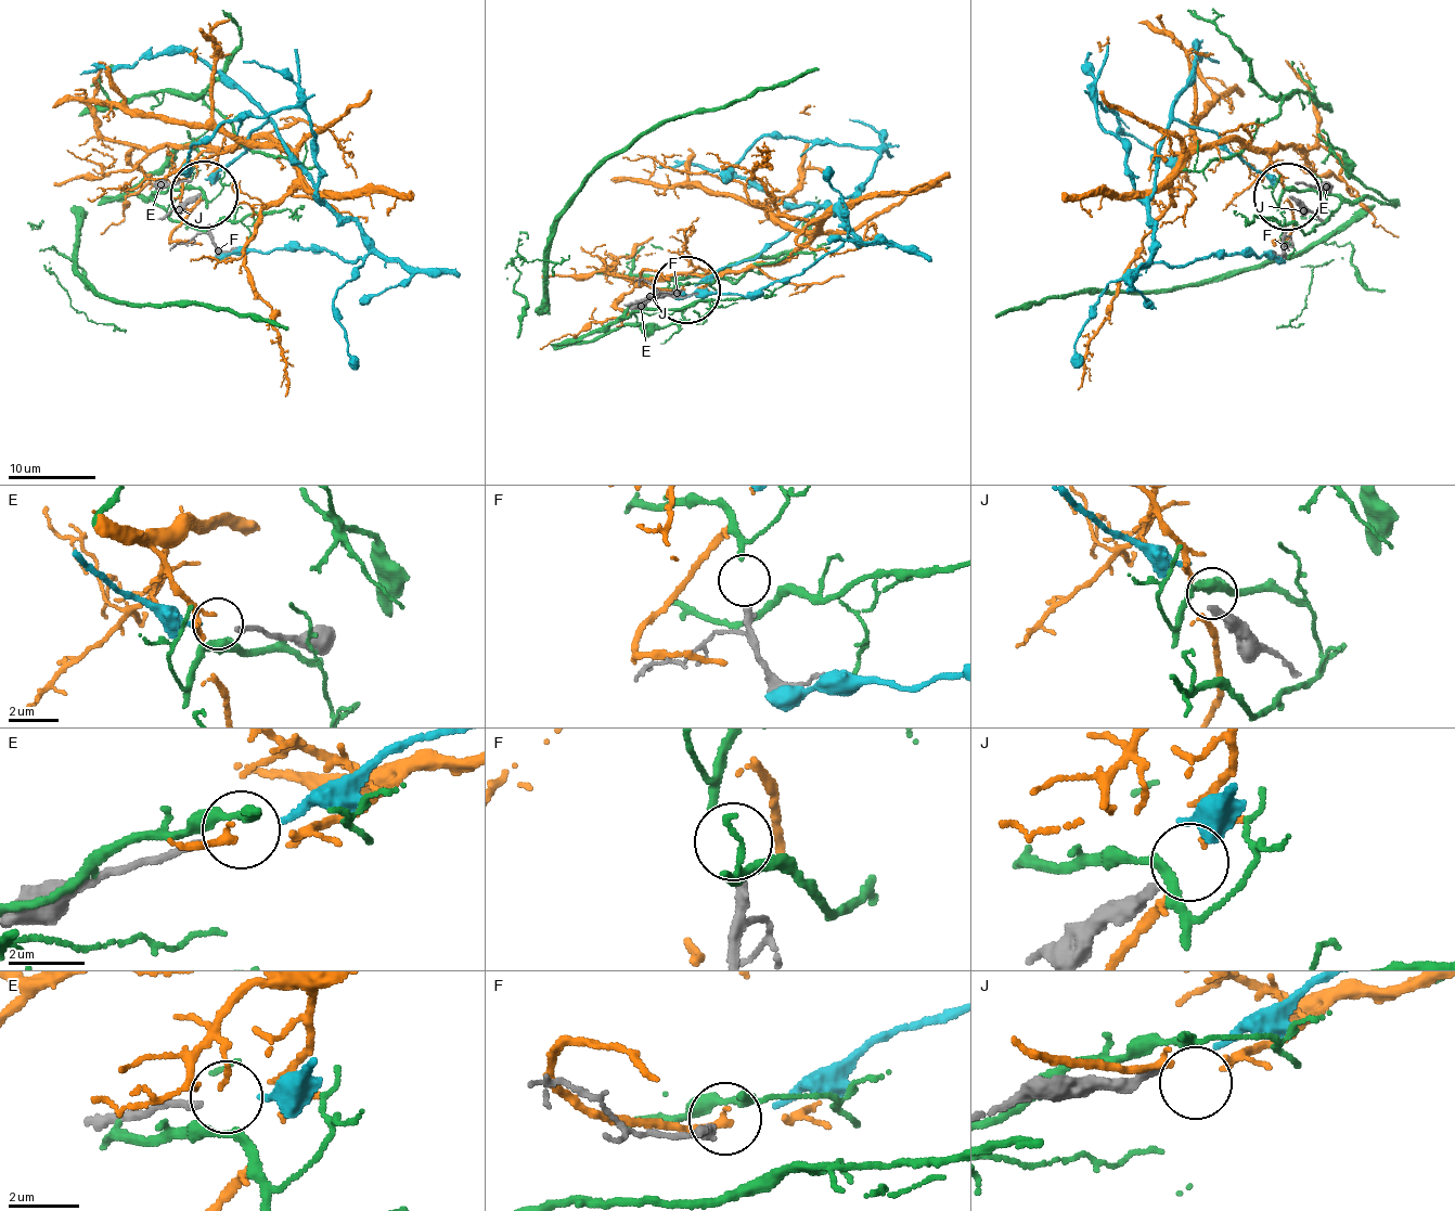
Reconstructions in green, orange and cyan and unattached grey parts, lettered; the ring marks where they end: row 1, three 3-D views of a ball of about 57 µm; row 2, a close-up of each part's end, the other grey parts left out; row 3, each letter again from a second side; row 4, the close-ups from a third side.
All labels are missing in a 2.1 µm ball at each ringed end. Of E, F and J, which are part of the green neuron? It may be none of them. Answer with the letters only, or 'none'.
F

